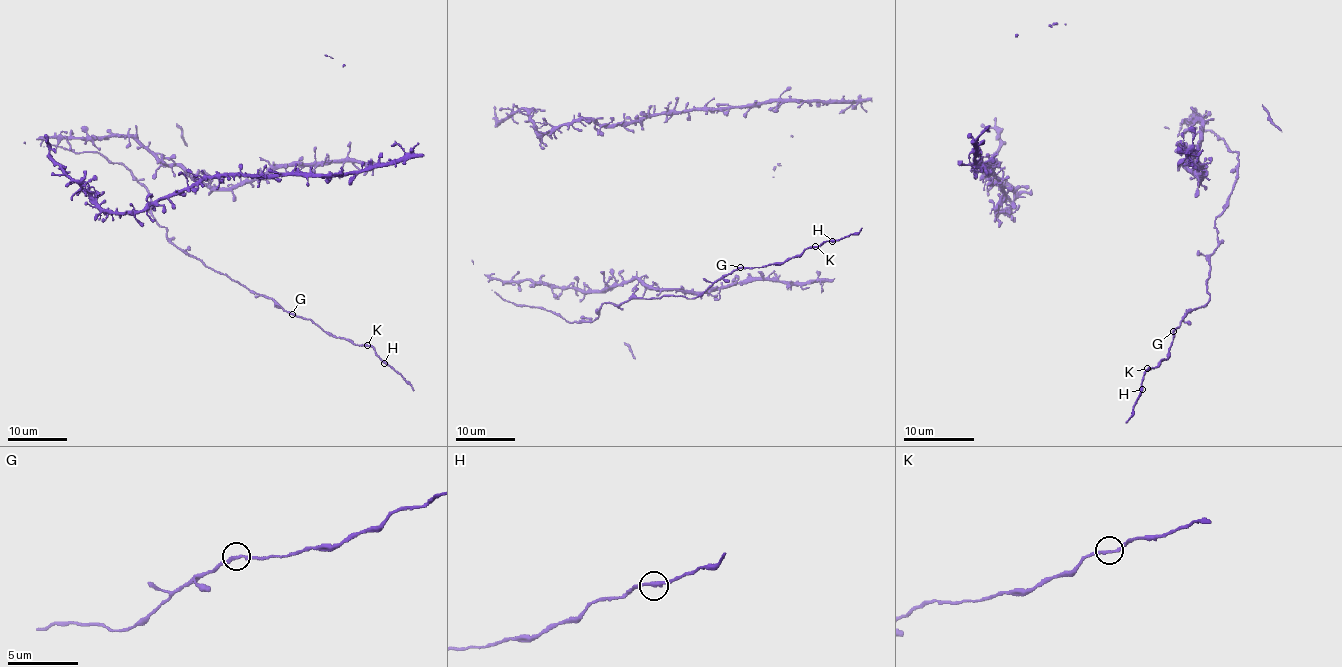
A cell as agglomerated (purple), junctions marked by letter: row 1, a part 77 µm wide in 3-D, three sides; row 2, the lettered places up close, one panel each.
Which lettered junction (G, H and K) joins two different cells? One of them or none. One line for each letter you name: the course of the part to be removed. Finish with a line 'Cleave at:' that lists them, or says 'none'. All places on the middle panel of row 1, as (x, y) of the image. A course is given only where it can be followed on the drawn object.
Cleave at: none

